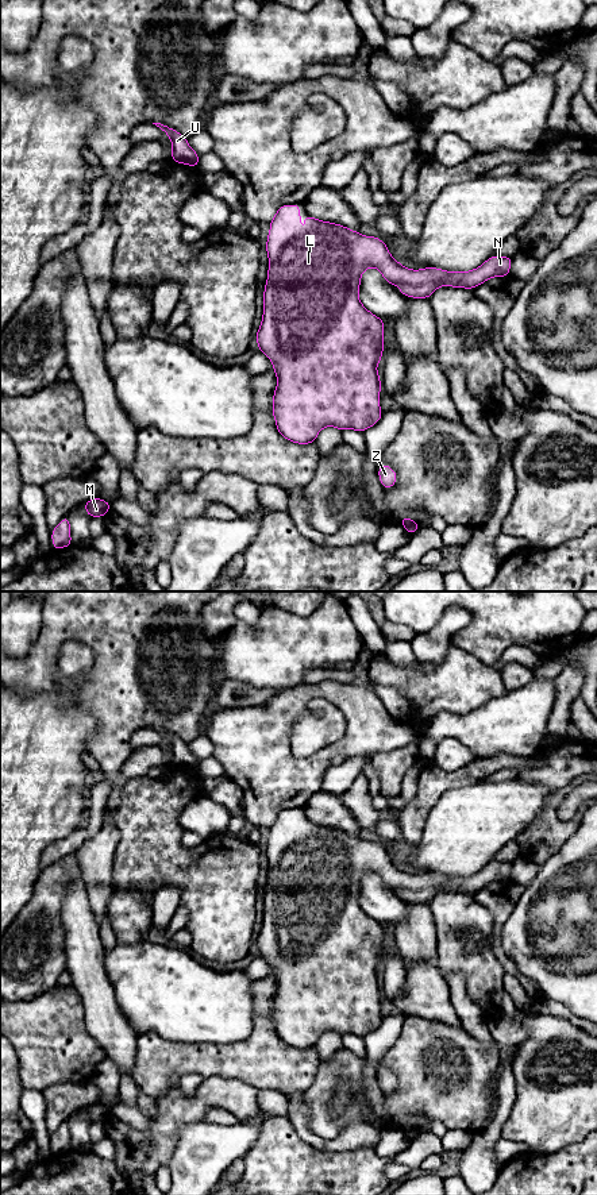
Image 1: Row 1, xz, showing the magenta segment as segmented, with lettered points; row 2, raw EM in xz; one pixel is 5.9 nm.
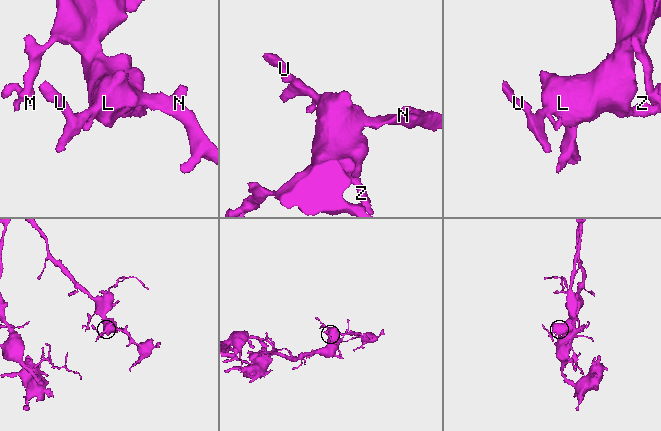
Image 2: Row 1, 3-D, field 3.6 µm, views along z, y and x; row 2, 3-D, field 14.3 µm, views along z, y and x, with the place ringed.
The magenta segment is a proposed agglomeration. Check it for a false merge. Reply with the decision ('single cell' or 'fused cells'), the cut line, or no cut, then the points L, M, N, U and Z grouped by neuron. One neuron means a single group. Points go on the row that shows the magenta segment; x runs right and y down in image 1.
single cell; no cut; L M N U Z

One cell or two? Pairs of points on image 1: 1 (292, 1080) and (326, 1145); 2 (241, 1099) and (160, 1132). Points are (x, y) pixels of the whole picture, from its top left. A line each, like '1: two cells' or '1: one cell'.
1: two cells
2: one cell

